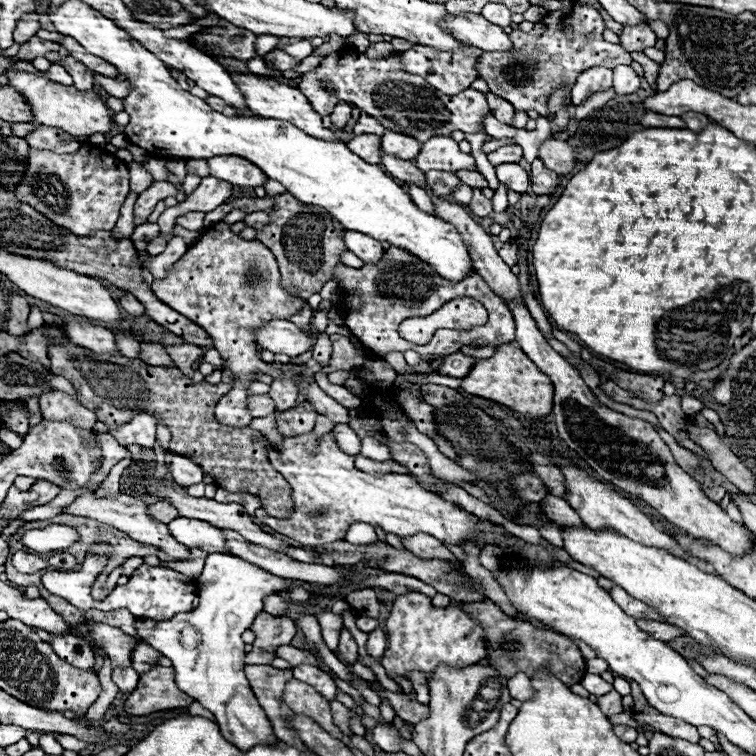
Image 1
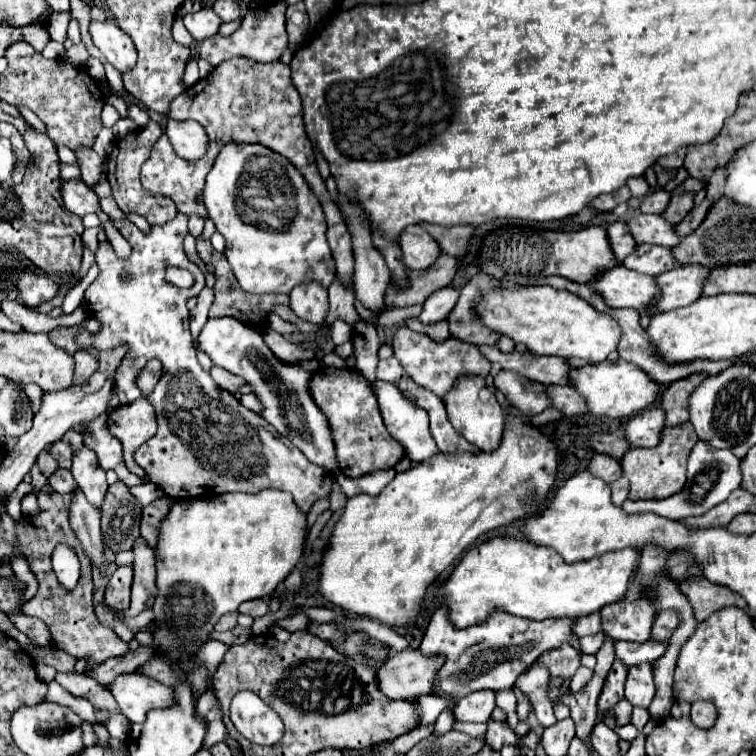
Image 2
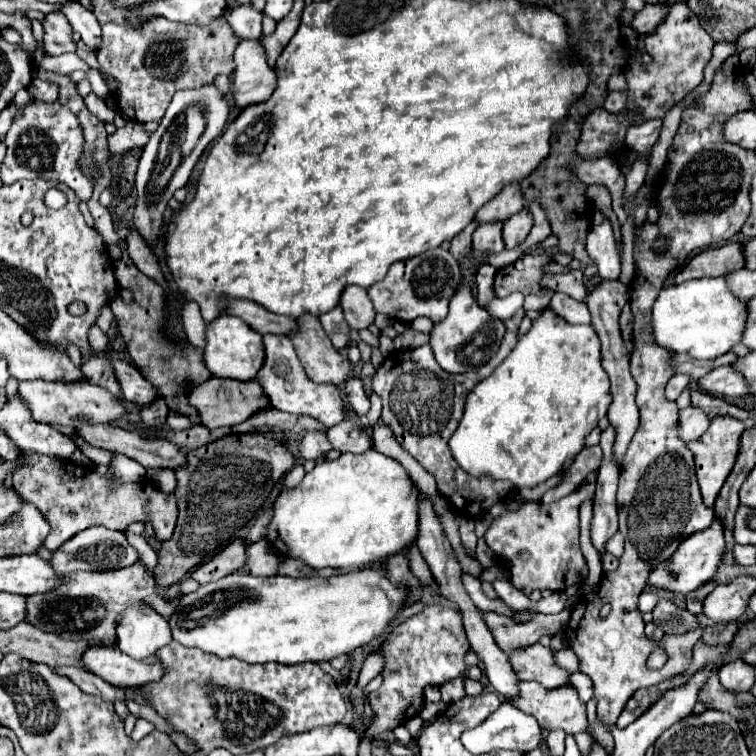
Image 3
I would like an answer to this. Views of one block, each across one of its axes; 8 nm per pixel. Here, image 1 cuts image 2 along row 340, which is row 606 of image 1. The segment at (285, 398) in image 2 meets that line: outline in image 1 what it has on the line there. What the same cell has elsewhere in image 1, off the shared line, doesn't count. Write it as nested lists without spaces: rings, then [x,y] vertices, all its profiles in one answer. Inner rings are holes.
[[[222,552],[208,554],[206,566],[196,584],[200,604],[194,610],[160,622],[136,618],[134,628],[142,642],[158,648],[158,652],[172,660],[178,688],[216,716],[216,724],[230,744],[244,752],[258,744],[272,746],[278,738],[244,676],[246,652],[242,634],[250,630],[254,618],[264,610],[266,596],[288,592],[292,584],[290,580],[274,576],[238,556]]]

